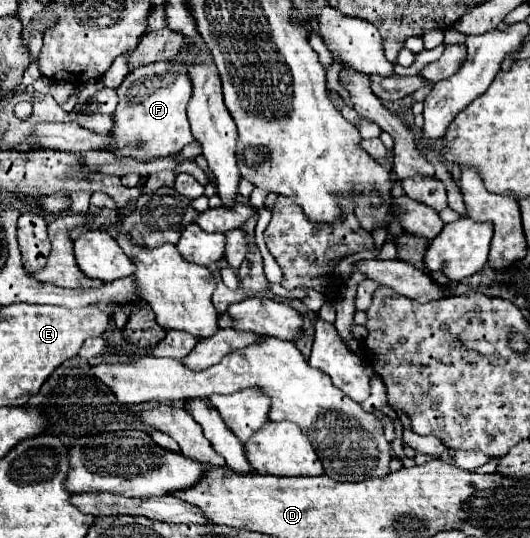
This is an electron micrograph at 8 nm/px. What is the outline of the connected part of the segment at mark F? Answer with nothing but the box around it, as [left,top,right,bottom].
[113,43,209,161]

